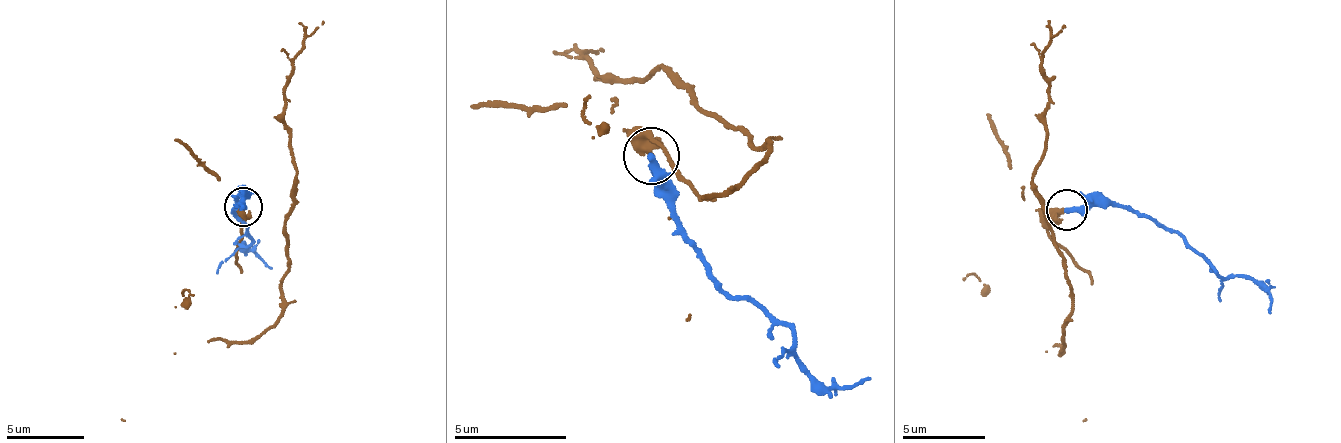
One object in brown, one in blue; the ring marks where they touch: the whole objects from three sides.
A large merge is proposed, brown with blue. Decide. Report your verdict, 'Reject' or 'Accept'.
Accept

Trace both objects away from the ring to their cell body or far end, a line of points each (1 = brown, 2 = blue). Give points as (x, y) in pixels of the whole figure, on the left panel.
1: (242, 208), (282, 221), (282, 315), (242, 342), (175, 352), (186, 290), (193, 296)
2: (243, 207), (238, 205), (245, 197), (233, 194), (231, 208), (251, 242), (241, 243), (248, 254), (273, 269)

